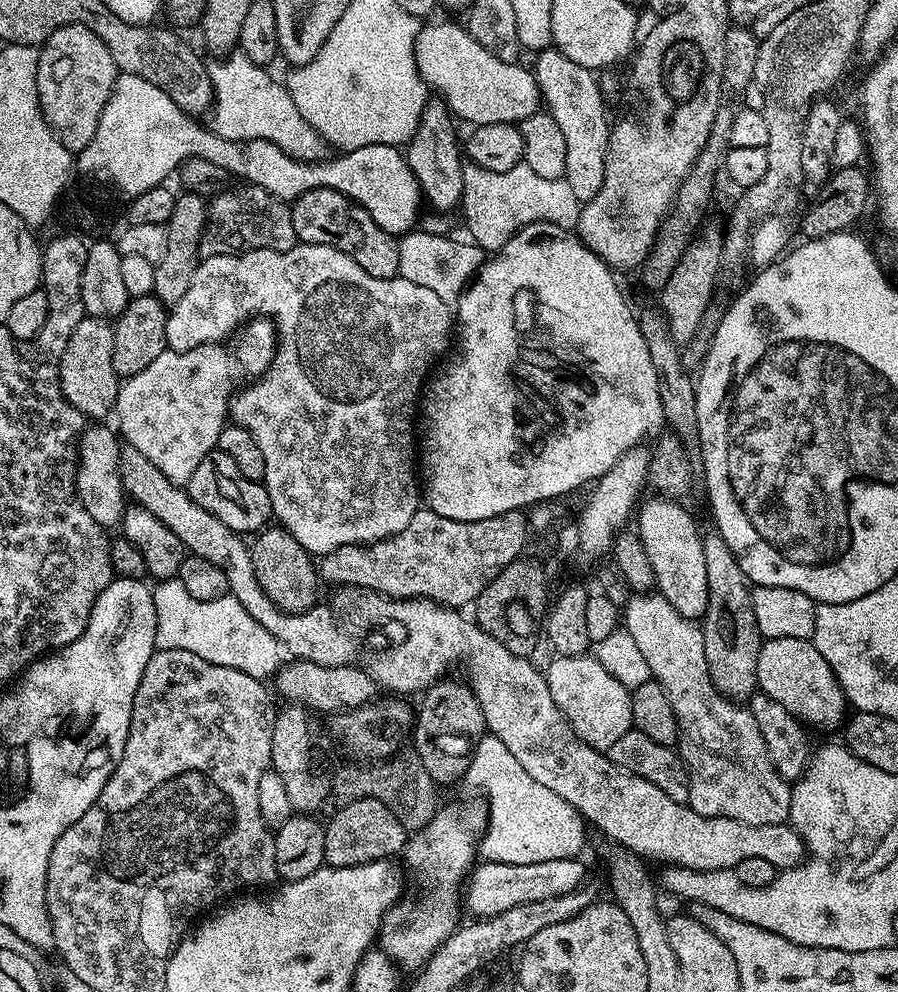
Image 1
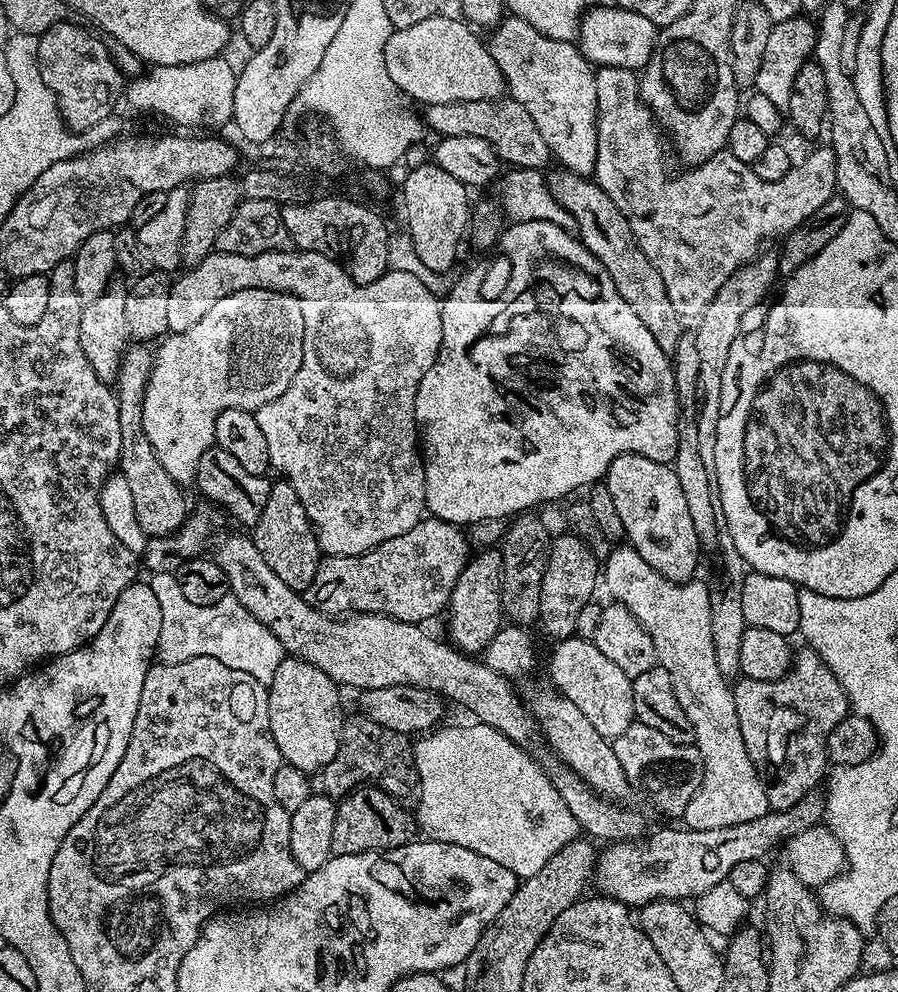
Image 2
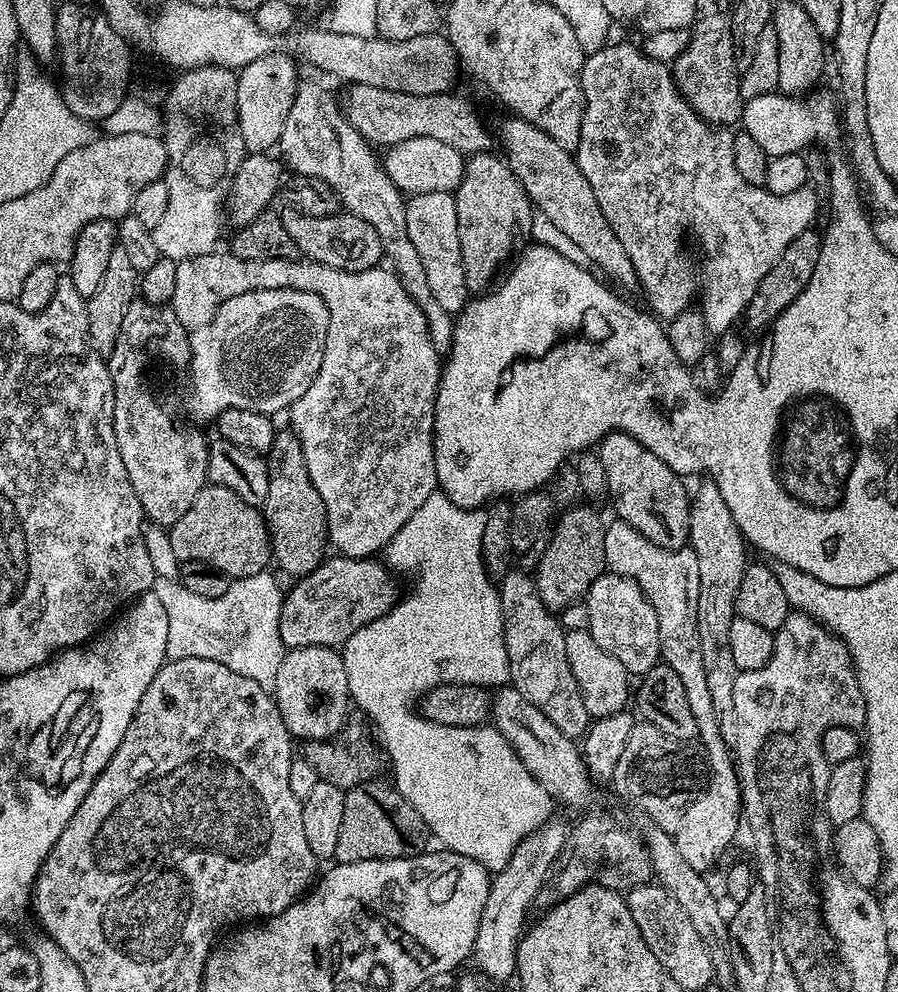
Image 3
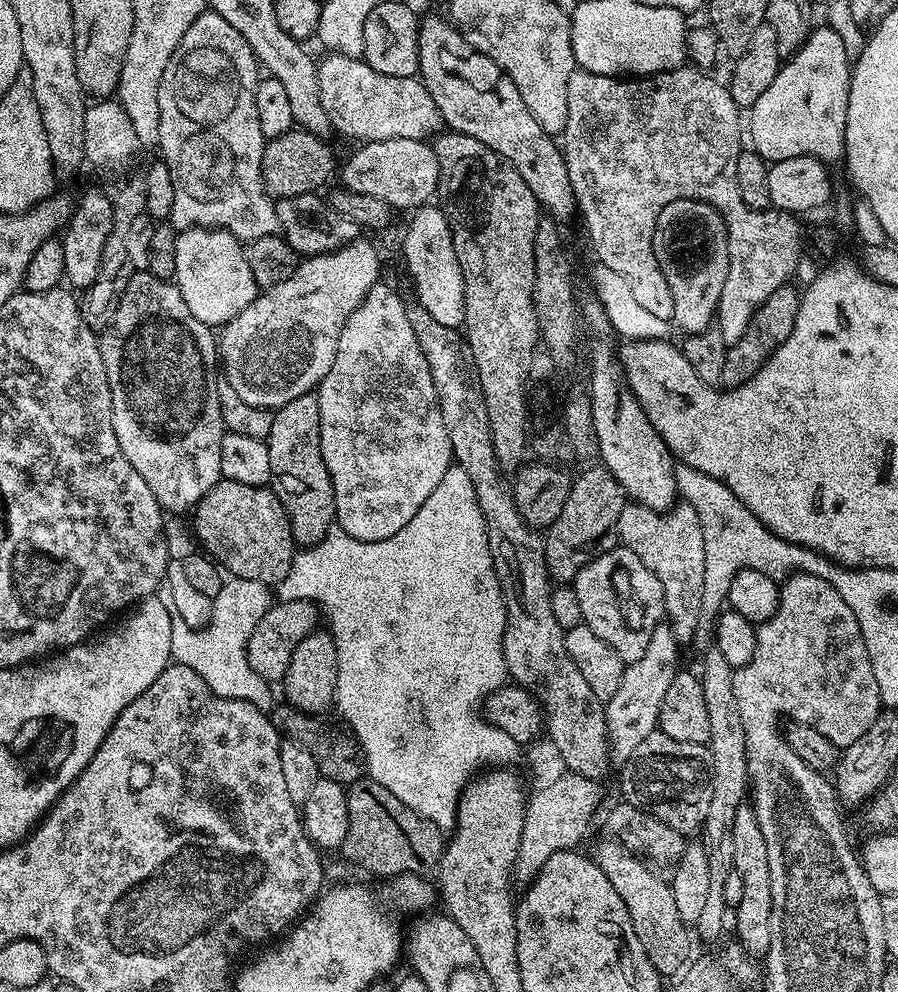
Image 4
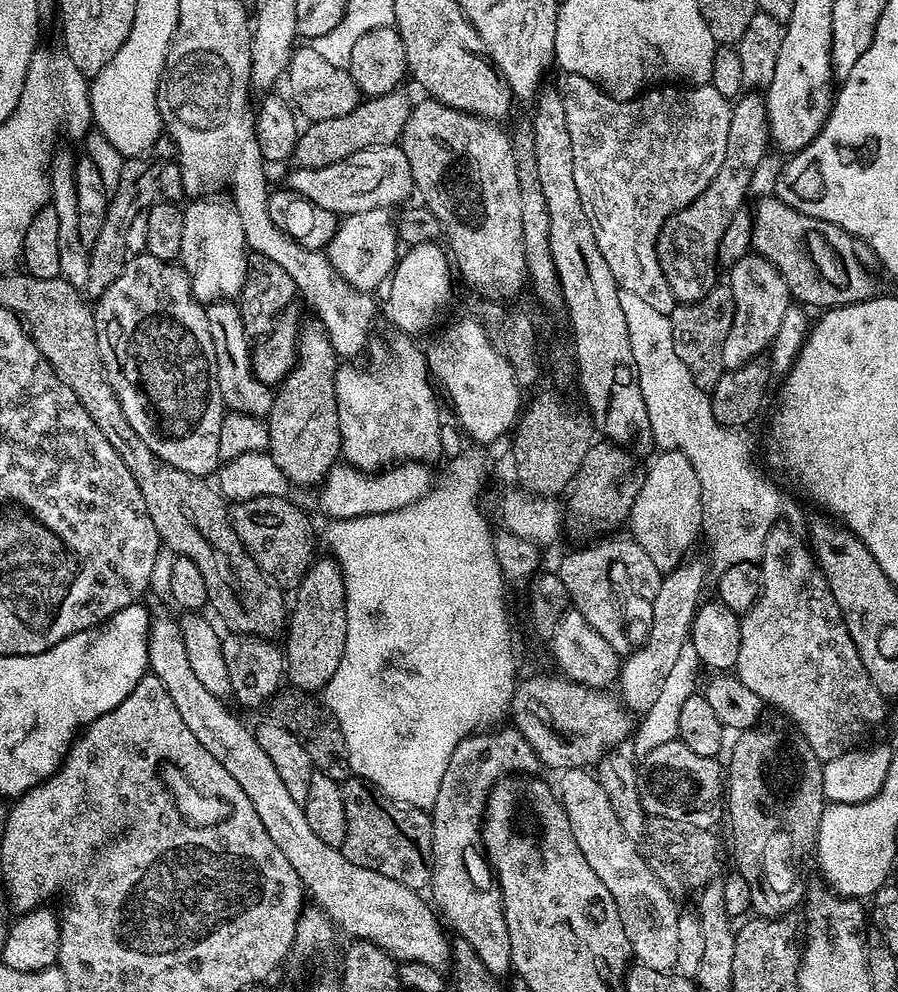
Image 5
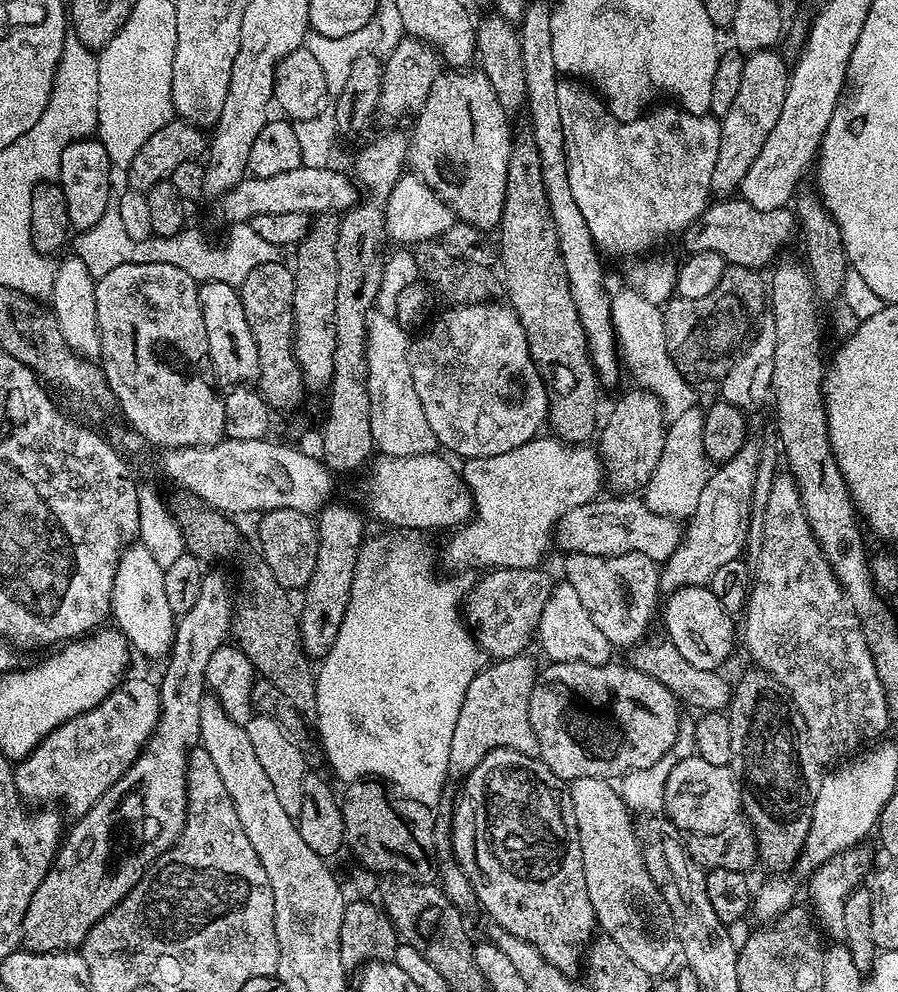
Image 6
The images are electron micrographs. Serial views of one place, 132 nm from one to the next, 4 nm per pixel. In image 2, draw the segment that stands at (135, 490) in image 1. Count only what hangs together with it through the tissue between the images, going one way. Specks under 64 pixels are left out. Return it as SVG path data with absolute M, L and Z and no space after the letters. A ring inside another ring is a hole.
M248 534L226 537L217 546L214 559L222 566L222 574L226 574L229 593L278 638L285 653L318 666L337 686L367 690L417 685L461 704L476 715L473 717L479 723L497 728L510 742L528 746L532 739L537 739L538 729L531 707L503 673L449 643L440 642L421 625L369 612L348 614L340 619L319 612L266 566L262 554L258 554L258 546L254 546Z

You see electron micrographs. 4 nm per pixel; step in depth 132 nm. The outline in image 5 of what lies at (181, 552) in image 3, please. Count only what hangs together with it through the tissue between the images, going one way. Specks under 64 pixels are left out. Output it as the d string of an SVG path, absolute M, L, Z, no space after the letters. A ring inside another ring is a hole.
M259 496L233 503L230 508L232 525L244 549L258 562L260 569L285 590L294 590L302 582L317 555L316 544L318 548L311 518L290 501L280 496Z

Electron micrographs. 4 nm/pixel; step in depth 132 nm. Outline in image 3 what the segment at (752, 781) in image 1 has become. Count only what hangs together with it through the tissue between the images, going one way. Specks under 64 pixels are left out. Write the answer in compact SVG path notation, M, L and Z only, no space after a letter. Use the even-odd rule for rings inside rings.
M616 518L604 529L604 559L607 571L617 572L631 580L636 580L646 594L650 606L658 614L658 634L660 635L660 655L663 663L678 674L678 679L686 689L686 698L698 722L699 743L704 743L706 760L706 783L696 794L696 799L688 803L682 814L682 826L675 832L678 854L695 872L708 874L723 854L736 827L742 824L742 805L739 774L733 753L726 738L720 733L720 723L716 721L714 708L710 703L710 691L706 686L706 675L702 666L701 643L698 638L698 560L691 548L663 548L654 546L650 538L642 538L634 526Z

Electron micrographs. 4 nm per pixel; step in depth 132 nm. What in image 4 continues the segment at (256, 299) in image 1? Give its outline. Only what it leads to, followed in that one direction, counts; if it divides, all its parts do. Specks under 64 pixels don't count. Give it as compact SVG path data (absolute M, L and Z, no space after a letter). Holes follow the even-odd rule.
M185 228L174 246L174 283L198 322L216 330L230 323L258 294L254 270L246 262L244 244L222 228ZM377 282L362 298L362 302L350 314L346 326L342 326L342 334L338 338L338 350L334 354L334 366L324 375L315 396L318 398L318 422L320 423L320 441L322 442L322 462L326 462L326 470L330 474L330 482L334 486L334 506L336 507L335 523L339 531L350 538L358 538L362 542L378 542L398 534L414 514L430 498L430 494L442 482L442 474L453 467L454 457L450 446L450 434L446 434L446 426L442 426L442 410L438 406L438 394L434 390L434 378L430 378L430 366L422 354L422 346L418 346L418 338L414 338L414 330L410 326L410 318L406 318L406 300L400 297L390 285Z

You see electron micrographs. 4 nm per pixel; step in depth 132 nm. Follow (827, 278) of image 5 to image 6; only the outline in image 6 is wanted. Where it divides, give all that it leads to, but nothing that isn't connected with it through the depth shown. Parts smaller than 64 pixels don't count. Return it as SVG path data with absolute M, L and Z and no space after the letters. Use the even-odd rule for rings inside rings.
M724 198L709 203L683 232L685 253L717 252L729 265L764 270L781 255L780 248L791 242L792 235L797 235L798 221L795 211L788 206L758 210L742 198Z

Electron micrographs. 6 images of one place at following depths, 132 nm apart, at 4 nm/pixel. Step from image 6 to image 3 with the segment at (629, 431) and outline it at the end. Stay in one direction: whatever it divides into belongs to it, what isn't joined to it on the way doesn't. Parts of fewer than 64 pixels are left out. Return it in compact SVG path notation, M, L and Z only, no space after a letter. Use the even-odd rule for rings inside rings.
M569 507L559 513L548 549L534 565L534 579L538 594L544 605L557 614L566 606L583 601L587 597L588 587L606 571L605 521L600 521L600 516L594 509L582 507Z

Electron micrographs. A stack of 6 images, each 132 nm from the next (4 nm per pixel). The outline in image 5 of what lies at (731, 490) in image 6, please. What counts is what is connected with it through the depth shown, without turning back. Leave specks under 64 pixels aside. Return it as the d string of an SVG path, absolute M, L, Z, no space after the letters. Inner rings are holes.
M693 558L685 559L683 564L680 564L677 568L672 569L671 572L667 573L667 575L665 575L663 579L661 579L660 585L658 586L658 594L655 596L653 600L650 601L650 608L652 608L652 621L650 621L648 624L648 637L645 638L644 645L642 645L641 648L640 645L633 647L632 651L627 653L627 655L623 657L620 666L620 674L618 677L618 695L620 699L624 701L625 705L627 705L627 707L631 709L633 713L643 714L650 710L650 706L654 706L655 700L658 699L658 693L662 690L662 685L666 683L666 678L670 674L670 669L674 667L674 661L678 659L678 654L682 651L682 646L686 643L689 643L690 633L692 630L692 619L696 617L696 610L700 607L702 603L700 591L702 591L704 588L704 568L706 572L705 561L703 564L703 562L700 560L692 559Z

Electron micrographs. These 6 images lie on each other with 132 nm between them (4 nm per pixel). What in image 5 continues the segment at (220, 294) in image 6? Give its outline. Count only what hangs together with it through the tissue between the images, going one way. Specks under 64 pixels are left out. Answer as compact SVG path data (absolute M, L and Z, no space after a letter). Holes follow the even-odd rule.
M220 300L216 304L207 305L206 311L210 322L210 339L214 342L218 390L222 394L225 409L264 420L272 409L274 392L269 385L261 383L252 373L250 337L242 326L239 303Z

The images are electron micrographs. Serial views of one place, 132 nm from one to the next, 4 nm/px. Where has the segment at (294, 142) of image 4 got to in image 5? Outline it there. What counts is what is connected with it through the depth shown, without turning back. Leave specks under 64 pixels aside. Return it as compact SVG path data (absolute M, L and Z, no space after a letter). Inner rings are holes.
M397 90L381 96L367 97L363 102L357 104L354 110L350 110L350 114L342 114L342 118L313 120L301 131L298 142L294 146L291 163L297 168L321 168L330 166L334 162L342 162L342 158L350 158L350 154L358 154L358 150L370 150L378 146L396 144L406 126L406 118L412 113L412 106L413 101L408 100L404 90Z

